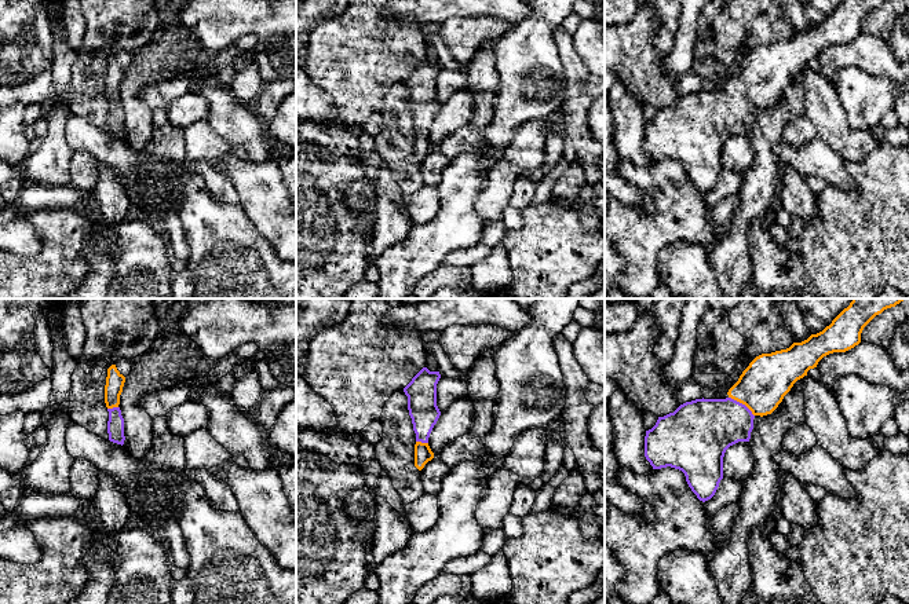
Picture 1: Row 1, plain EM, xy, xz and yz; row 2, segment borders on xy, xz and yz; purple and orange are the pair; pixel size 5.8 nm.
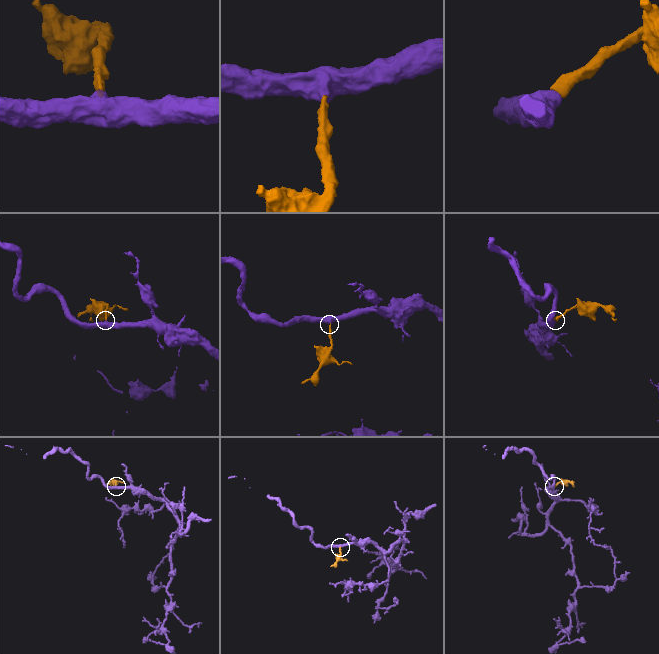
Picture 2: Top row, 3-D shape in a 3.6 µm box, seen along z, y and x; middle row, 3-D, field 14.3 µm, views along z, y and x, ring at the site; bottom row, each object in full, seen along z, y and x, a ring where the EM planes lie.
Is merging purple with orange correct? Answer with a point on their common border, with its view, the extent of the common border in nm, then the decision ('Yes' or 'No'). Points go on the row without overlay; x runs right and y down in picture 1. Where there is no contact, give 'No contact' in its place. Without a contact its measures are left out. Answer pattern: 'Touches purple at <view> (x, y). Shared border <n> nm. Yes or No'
Touches purple at yz (741, 95). Shared border 190 nm. Yes

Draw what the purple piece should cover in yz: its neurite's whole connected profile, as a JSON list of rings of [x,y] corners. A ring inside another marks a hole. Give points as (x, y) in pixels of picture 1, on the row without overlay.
[[[844,0],[829,18],[817,26],[811,26],[802,34],[793,34],[789,40],[756,48],[742,63],[738,73],[729,81],[726,91],[696,91],[680,96],[673,105],[658,109],[656,117],[646,122],[645,149],[653,161],[675,160],[685,165],[686,173],[697,190],[702,194],[711,191],[720,172],[723,171],[723,149],[726,142],[738,135],[749,133],[756,107],[771,106],[793,76],[807,67],[810,61],[817,59],[818,54],[833,44],[846,44],[861,34],[864,19],[887,0]]]

